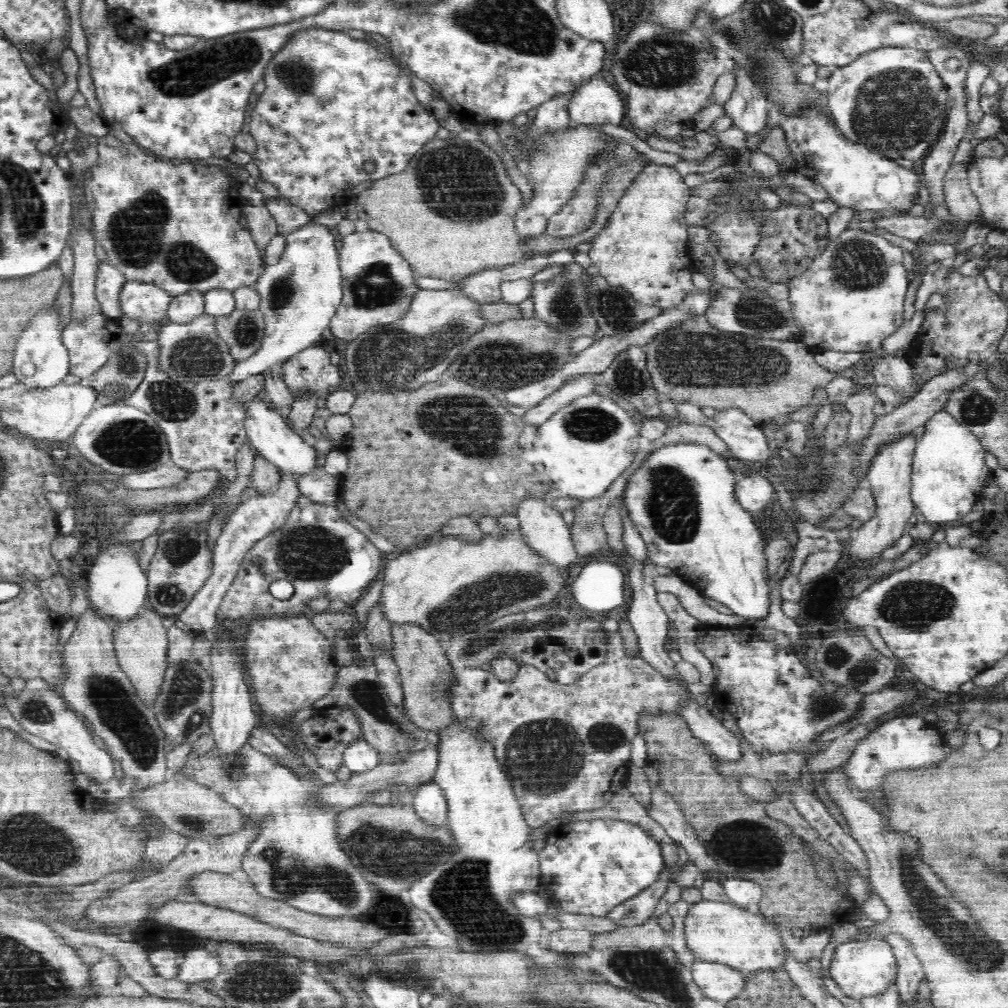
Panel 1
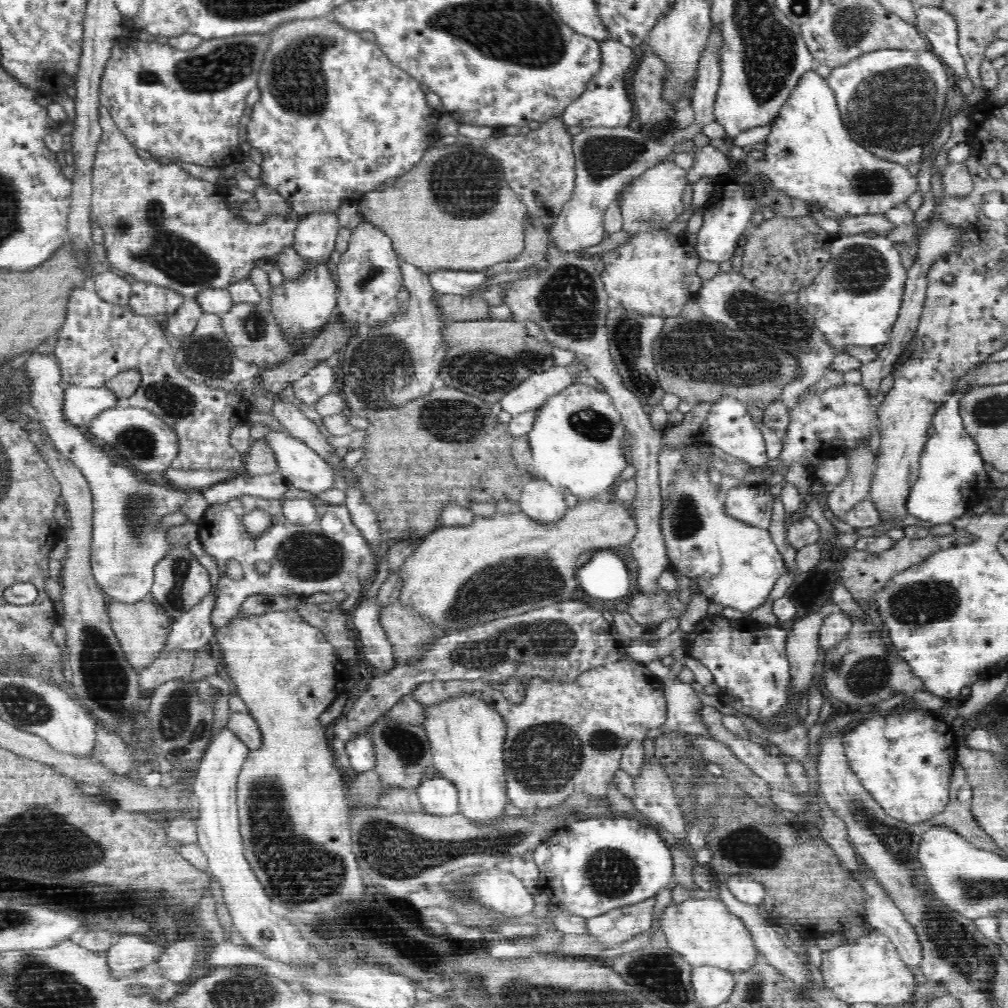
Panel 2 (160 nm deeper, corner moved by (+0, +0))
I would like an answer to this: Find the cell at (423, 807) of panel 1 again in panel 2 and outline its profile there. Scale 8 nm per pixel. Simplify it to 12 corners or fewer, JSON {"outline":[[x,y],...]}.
{"outline":[[427,775],[416,792],[431,815],[458,814],[458,788]]}

